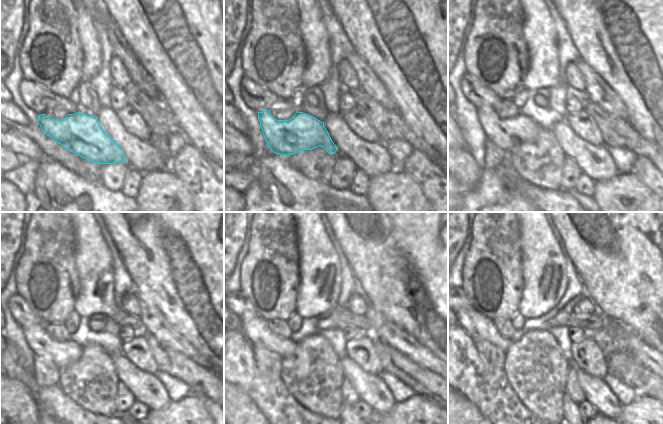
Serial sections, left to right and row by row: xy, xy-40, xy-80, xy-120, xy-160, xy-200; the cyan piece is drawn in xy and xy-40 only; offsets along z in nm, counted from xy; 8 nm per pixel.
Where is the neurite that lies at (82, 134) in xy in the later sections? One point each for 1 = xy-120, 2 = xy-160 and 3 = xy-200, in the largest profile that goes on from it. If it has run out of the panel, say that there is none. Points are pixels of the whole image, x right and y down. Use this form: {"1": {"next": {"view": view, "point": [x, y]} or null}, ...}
{"1": {"next": {"view": "xy-120", "point": [63, 354]}}, "2": {"next": {"view": "xy-160", "point": [256, 329]}}, "3": {"next": {"view": "xy-200", "point": [478, 327]}}}

